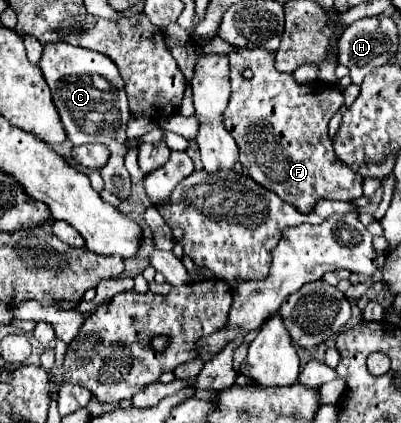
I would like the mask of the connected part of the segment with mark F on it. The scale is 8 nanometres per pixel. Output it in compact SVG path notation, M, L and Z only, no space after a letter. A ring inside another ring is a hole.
M236 47L226 57L230 61L230 101L224 111L224 125L240 149L240 163L248 169L248 175L304 213L310 211L318 199L352 201L362 197L362 177L334 155L332 139L328 137L328 121L344 105L342 91L322 81L306 85L296 83L292 75L276 71L270 51ZM246 69L252 71L252 79L244 77Z

